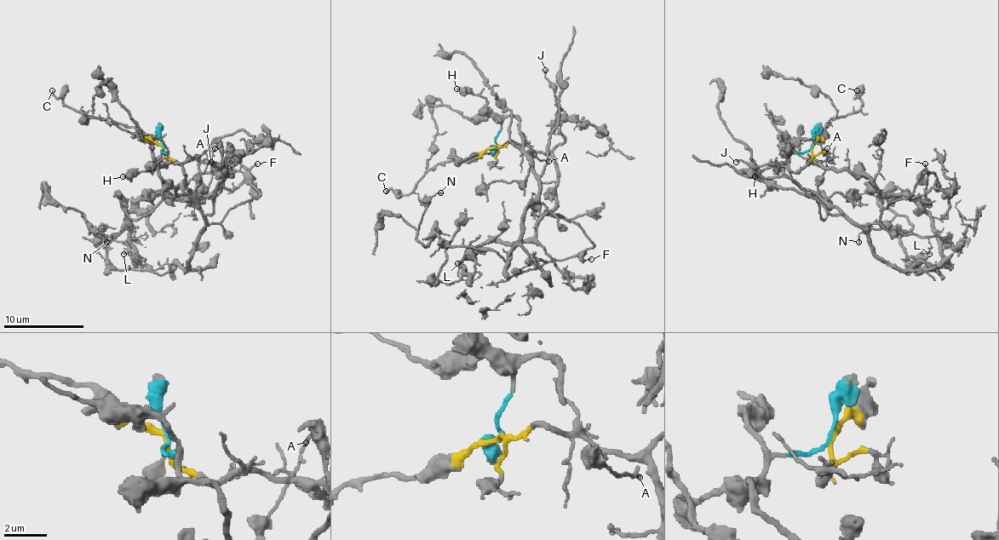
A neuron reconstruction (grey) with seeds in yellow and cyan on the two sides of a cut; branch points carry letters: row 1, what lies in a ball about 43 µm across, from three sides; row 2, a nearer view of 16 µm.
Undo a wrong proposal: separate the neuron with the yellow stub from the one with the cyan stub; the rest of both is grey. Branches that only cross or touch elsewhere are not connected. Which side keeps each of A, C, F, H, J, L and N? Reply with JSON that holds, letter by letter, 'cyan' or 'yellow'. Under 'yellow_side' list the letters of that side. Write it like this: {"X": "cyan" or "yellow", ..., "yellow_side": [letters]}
{"A": "cyan", "C": "yellow", "F": "cyan", "H": "cyan", "J": "yellow", "L": "yellow", "N": "cyan", "yellow_side": ["C", "J", "L"]}

